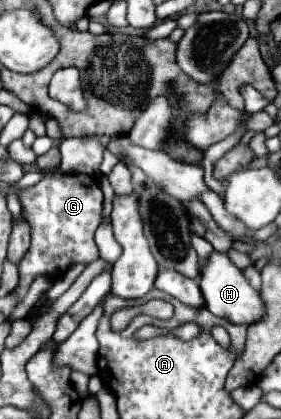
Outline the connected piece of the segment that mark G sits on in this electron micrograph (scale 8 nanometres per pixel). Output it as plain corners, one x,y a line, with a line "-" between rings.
46,175
38,185
18,189
22,217
30,225
30,249
20,263
18,297
22,299
38,275
58,277
76,263
90,263
99,258
94,231
102,219
102,191
98,181
88,175

